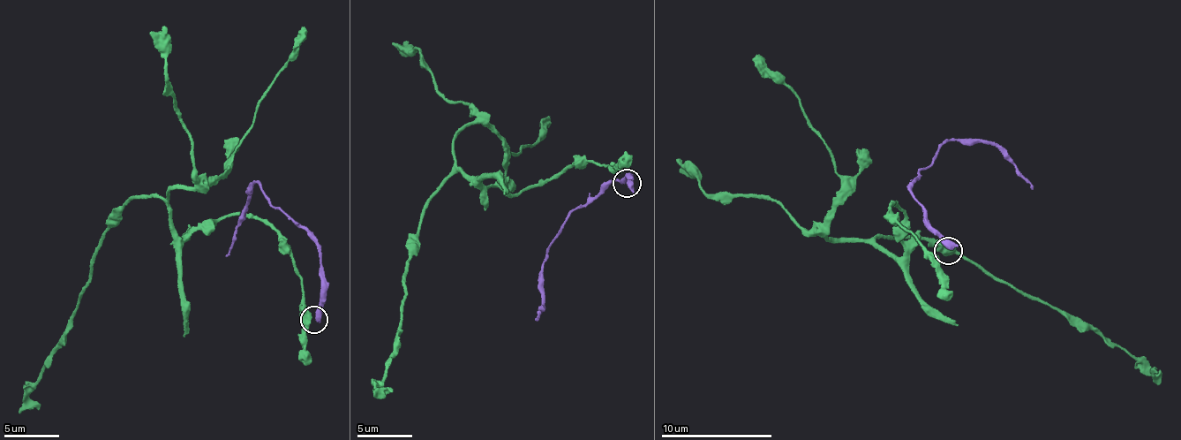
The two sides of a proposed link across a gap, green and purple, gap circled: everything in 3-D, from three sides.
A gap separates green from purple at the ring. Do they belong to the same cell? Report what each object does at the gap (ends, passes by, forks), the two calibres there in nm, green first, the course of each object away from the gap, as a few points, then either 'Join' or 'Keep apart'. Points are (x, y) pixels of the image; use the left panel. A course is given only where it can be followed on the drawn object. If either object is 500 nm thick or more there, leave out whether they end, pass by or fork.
Thickness 550 nm (green) against 400 nm. Course of green: (307, 317), (289, 253), (267, 225), (226, 216), (184, 239), (163, 201), (133, 195), (18, 413). Course of purple: (317, 319), (320, 272), (314, 236), (279, 209), (262, 186), (254, 182), (226, 257). Keep apart

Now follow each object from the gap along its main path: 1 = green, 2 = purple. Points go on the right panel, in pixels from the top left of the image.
1: (939, 255), (890, 207), (902, 212), (900, 256), (875, 239), (949, 245), (1096, 327), (1160, 384)
2: (949, 248), (927, 225), (927, 210), (913, 197), (912, 184), (936, 148), (952, 140), (996, 143), (1032, 190)

